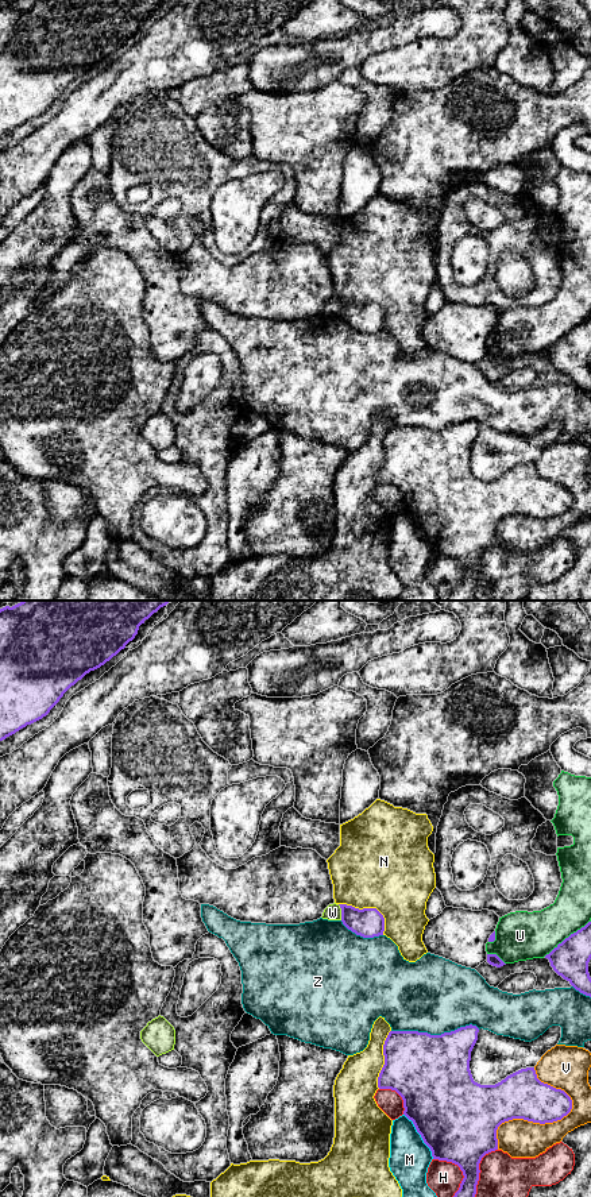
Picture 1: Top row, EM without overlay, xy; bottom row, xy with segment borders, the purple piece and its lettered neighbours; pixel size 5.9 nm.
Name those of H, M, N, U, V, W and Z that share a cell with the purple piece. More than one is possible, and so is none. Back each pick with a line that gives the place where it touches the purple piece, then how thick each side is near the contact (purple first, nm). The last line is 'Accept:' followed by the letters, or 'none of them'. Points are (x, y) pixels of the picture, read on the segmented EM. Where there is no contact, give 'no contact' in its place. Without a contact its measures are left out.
Accept: none of them

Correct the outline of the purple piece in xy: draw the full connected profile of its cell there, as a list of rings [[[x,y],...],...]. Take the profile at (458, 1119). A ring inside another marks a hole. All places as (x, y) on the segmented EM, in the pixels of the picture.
[[[476,1026],[460,1027],[441,1035],[418,1031],[390,1031],[385,1045],[385,1065],[379,1089],[395,1090],[403,1100],[403,1115],[413,1121],[433,1159],[457,1165],[463,1181],[453,1197],[475,1197],[482,1158],[498,1150],[497,1130],[513,1119],[533,1123],[561,1120],[572,1109],[571,1097],[537,1078],[534,1067],[521,1069],[495,1085],[474,1081],[470,1061],[478,1040]]]

